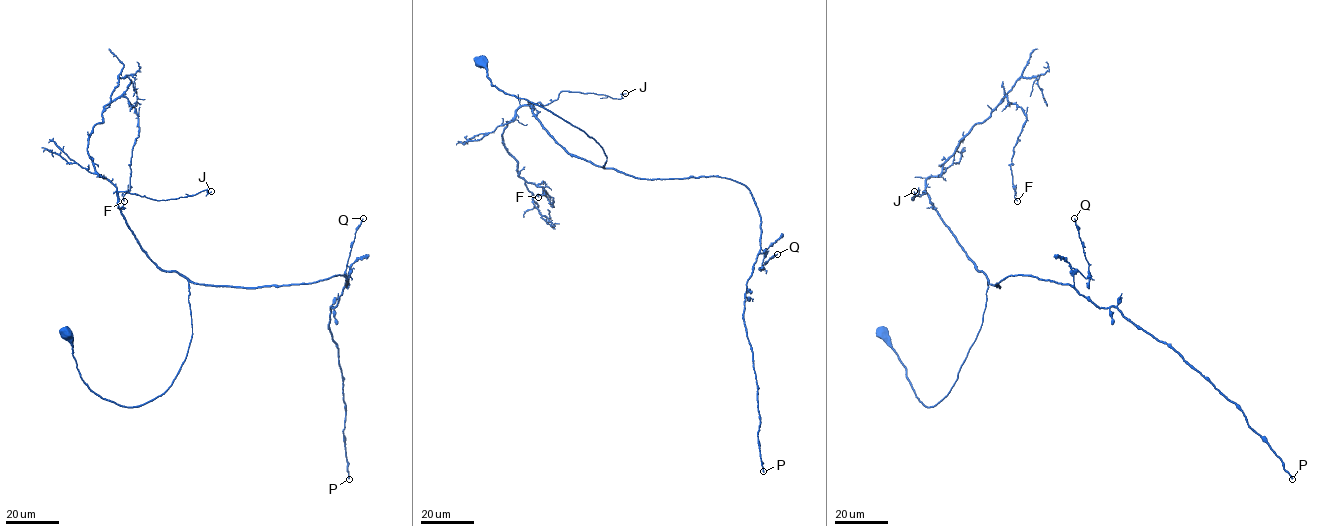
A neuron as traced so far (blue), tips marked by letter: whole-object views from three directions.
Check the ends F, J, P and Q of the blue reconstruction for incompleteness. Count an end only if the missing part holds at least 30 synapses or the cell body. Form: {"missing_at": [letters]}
{"missing_at": ["P"]}

